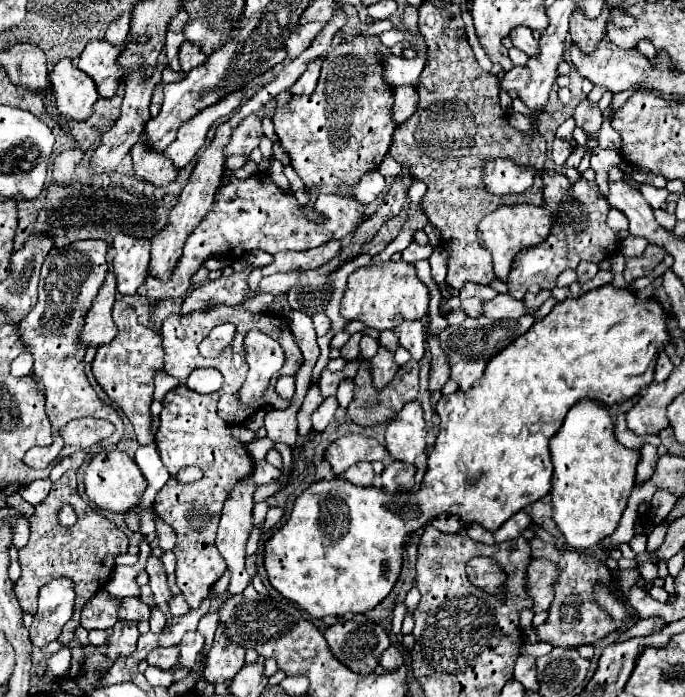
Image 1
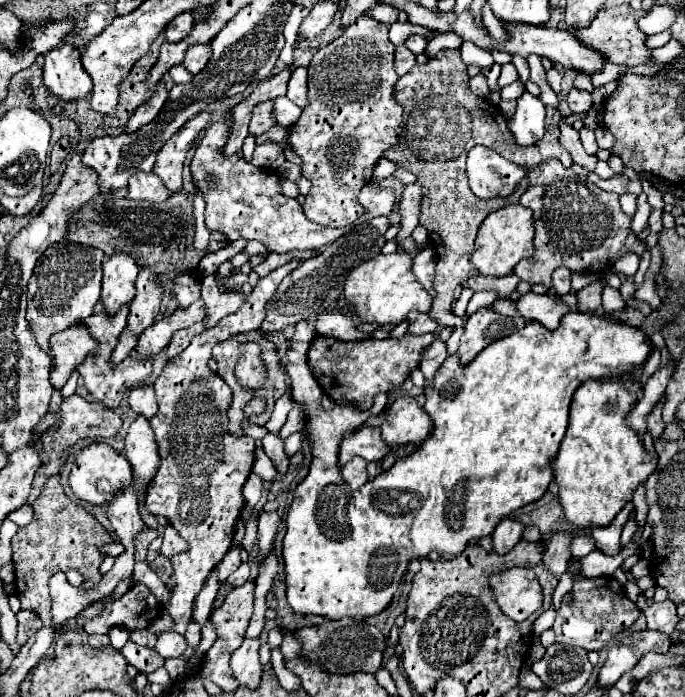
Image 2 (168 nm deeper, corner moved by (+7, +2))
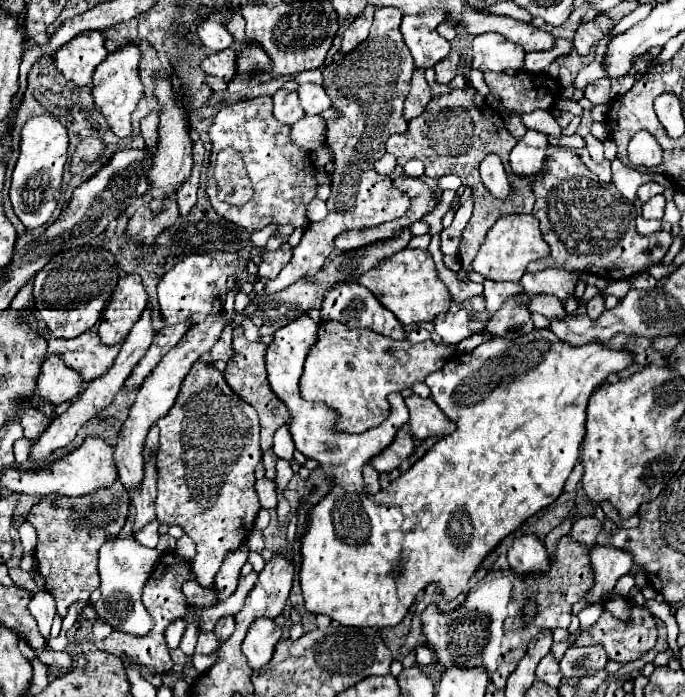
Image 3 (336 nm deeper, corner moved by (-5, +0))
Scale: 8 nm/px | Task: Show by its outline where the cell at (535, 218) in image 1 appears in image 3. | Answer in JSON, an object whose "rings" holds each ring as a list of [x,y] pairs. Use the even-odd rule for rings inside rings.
{"rings":[[[512,214],[512,216],[500,216],[498,222],[488,230],[478,256],[472,262],[474,272],[482,274],[486,280],[494,280],[494,282],[520,282],[520,278],[526,272],[526,266],[532,260],[544,258],[550,254],[548,244],[544,242],[540,230],[538,230],[538,222],[532,214]]]}

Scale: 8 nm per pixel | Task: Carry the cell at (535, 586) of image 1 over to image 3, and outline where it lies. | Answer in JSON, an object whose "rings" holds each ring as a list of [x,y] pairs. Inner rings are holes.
{"rings":[[[586,516],[574,522],[570,538],[576,542],[586,544],[588,548],[592,548],[596,544],[596,534],[600,532],[600,526],[604,526],[596,516]]]}

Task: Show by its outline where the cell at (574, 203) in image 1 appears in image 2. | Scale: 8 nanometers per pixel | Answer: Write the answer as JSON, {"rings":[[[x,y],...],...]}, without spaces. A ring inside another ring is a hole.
{"rings":[[[556,158],[530,168],[528,182],[530,186],[520,204],[528,204],[534,210],[536,250],[534,256],[520,260],[512,270],[520,280],[550,288],[550,276],[560,266],[572,272],[600,272],[610,270],[624,252],[642,254],[644,244],[630,232],[630,218],[622,212],[618,194],[600,190],[588,178],[576,176],[572,168],[564,168]]]}

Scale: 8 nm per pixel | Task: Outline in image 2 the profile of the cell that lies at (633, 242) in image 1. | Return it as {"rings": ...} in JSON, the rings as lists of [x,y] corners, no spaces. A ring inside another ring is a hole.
{"rings":[[[653,209],[649,219],[648,219],[648,224],[650,226],[650,231],[652,233],[660,233],[663,229],[664,226],[662,224],[662,214],[664,212],[664,209]]]}

